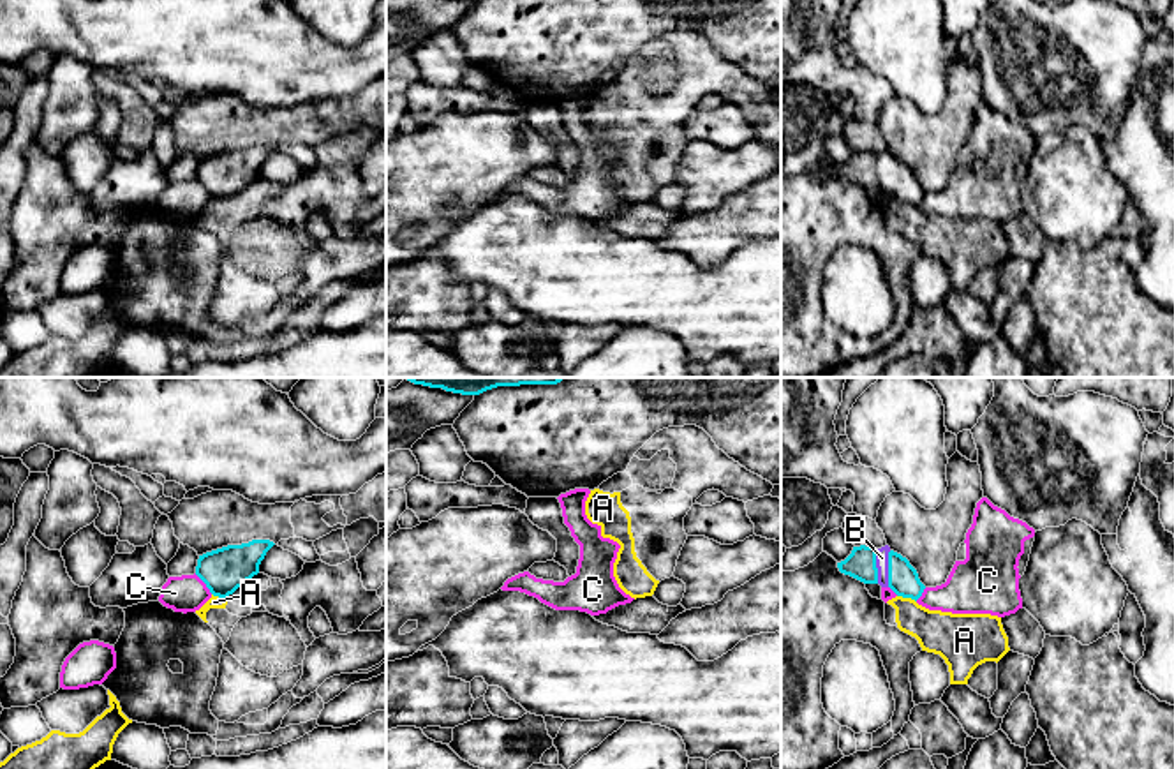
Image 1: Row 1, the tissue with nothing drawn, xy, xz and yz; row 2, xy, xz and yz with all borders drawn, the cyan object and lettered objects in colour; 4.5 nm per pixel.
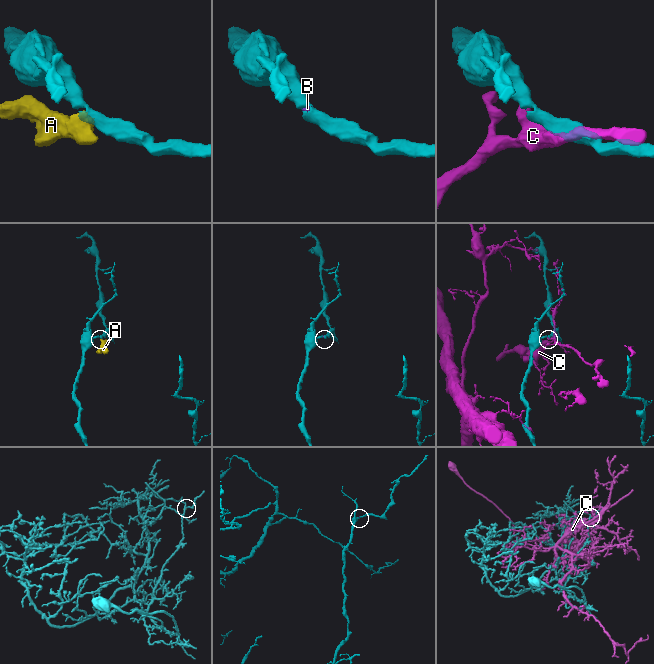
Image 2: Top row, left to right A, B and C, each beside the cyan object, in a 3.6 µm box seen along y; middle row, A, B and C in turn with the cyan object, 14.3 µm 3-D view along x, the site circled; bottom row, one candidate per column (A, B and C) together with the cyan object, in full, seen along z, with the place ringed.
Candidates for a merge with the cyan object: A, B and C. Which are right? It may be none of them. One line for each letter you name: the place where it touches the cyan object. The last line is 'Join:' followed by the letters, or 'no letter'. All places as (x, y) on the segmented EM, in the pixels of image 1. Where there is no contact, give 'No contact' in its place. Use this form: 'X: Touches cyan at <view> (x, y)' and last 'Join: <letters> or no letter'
B: Touches cyan at yz (889, 568)
Join: B

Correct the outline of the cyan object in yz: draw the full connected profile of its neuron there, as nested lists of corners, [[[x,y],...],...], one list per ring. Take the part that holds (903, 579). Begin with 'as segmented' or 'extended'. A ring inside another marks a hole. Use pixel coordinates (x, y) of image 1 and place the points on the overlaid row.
extended; [[[888,545],[853,547],[851,554],[837,563],[841,573],[850,575],[864,584],[880,584],[890,587],[897,596],[918,600],[925,589],[917,570],[906,557],[894,552]]]

